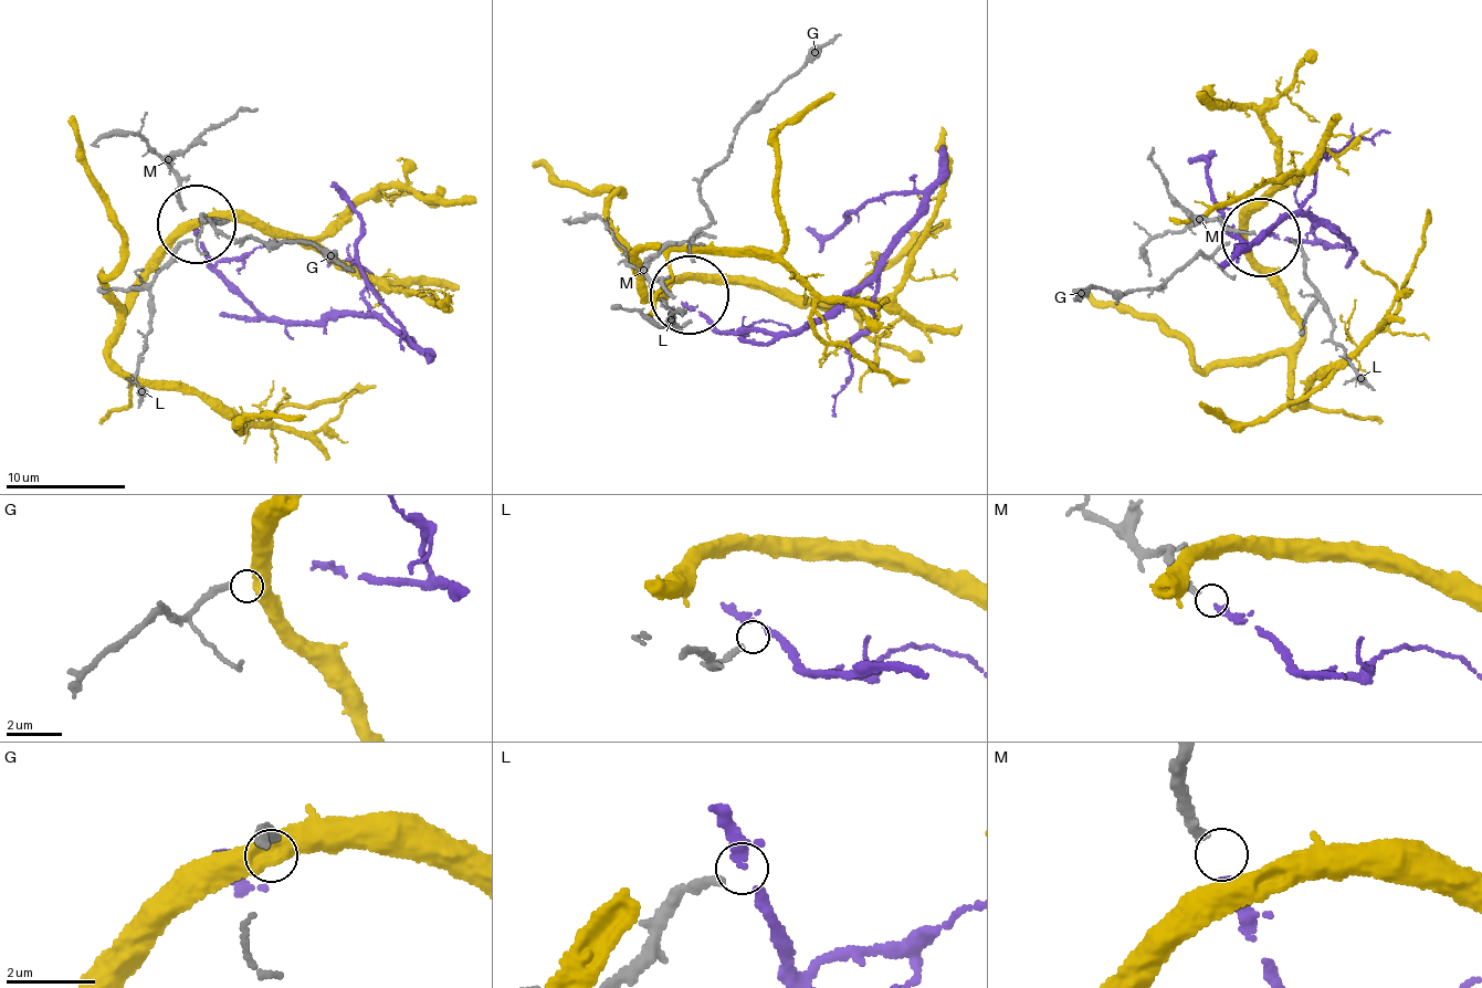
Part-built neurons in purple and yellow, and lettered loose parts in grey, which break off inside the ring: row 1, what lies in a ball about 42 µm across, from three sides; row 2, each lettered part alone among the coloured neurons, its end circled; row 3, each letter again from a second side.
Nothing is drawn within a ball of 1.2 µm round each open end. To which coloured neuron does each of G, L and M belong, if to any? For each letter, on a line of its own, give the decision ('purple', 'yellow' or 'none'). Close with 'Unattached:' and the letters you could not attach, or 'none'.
G: yellow
L: none
M: purple
Unattached: L

